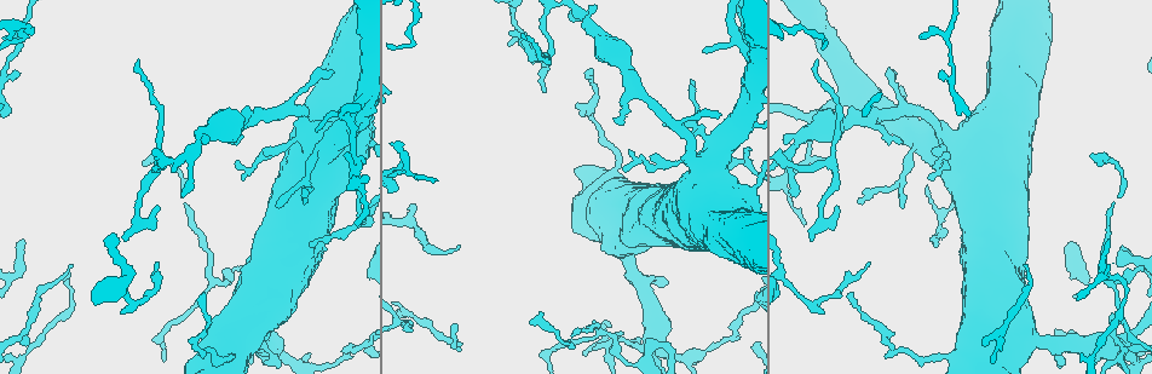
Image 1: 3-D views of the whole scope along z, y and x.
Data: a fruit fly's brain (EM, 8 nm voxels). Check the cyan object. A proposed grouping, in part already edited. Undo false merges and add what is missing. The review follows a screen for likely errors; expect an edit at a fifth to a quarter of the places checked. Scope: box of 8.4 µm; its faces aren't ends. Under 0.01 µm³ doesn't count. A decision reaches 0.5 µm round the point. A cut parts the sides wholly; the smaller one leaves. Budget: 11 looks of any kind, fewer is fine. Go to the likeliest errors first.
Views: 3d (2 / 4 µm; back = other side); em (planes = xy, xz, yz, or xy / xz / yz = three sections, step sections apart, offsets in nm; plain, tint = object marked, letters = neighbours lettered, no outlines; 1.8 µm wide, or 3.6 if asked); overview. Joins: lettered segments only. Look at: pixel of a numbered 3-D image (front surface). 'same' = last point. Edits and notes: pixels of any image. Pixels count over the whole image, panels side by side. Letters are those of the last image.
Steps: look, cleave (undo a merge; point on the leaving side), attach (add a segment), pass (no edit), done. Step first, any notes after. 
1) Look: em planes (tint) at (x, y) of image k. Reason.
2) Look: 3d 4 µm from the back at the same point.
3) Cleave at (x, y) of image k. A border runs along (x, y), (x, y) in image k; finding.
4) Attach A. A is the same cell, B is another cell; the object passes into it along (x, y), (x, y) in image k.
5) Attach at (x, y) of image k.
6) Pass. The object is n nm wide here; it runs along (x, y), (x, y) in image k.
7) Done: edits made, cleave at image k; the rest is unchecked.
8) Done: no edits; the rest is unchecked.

Look: 3d 4 µm at (609, 343) of image 1. Abrupt turn.

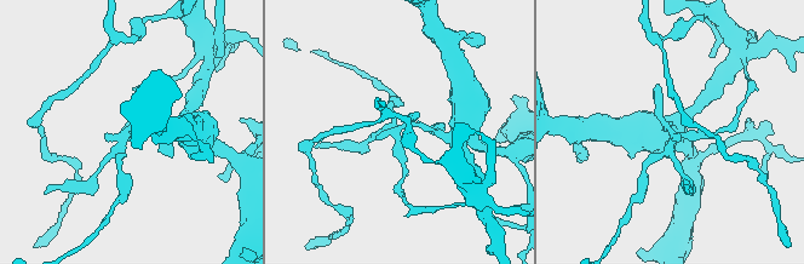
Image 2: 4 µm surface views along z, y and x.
Look: em planes (plain) at (126, 129) of image 2. Shape alone is not enough.

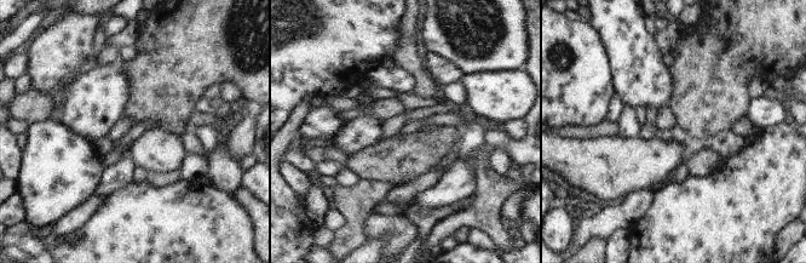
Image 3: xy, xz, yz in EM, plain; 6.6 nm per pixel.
Look: em planes (letters) at the same point.

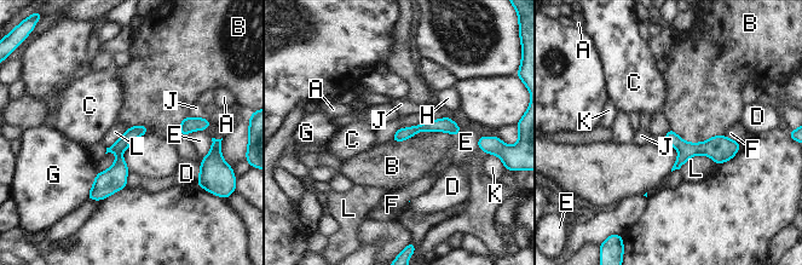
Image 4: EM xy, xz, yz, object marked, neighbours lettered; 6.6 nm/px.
Cleave at (719, 148) of image 4. The object is 80 nm wide here; A, B, C, D, E, F, G, H, J, K and L are other cells; a border runs along (685, 142), (678, 148) in image 4; two cells meet here.

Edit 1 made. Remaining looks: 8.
Look: 3d 2 µm from the back at (823, 157) of image 1. Branch stops here.

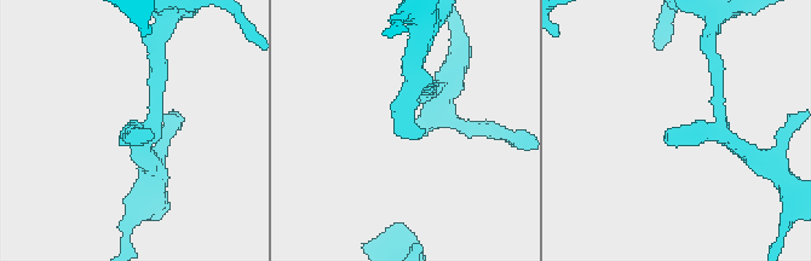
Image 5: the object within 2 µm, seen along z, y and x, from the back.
Look: em planes (letters) at (425, 130) of image 5. Shape alone is not enough.

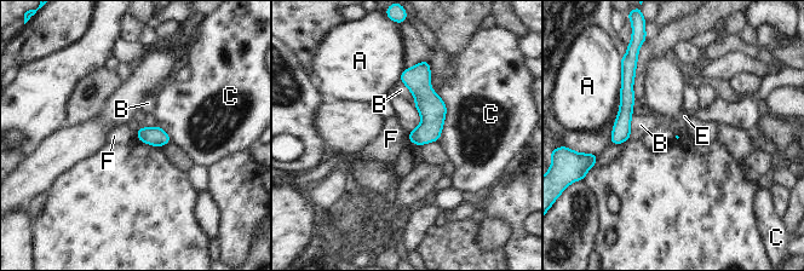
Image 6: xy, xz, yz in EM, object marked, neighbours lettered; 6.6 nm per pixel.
Pass. A, B, C, E and F are other cells; it runs along (425, 65), (428, 130), (419, 142) in image 6; no lettered segment goes on from it.

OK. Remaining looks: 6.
Look: em planes (letters) at (568, 16) of image 1. Branch stops here.

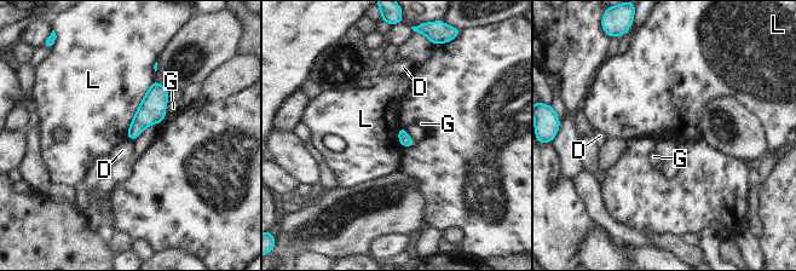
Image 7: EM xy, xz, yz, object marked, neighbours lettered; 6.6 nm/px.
Pass. D, G and L are other cells; a border runs along (154, 79), (136, 111), (126, 137) in image 7; none of them fits.

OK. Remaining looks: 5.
Look: em xz step 4 (tint) at (406, 164) of image 1. Abrupt turn.

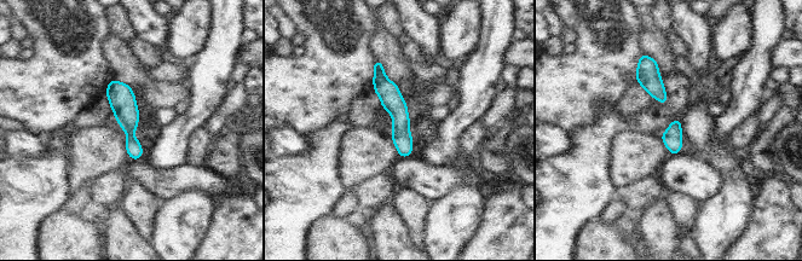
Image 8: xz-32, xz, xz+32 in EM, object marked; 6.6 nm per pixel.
Look: em planes (letters) at the same point. Cut it another way.

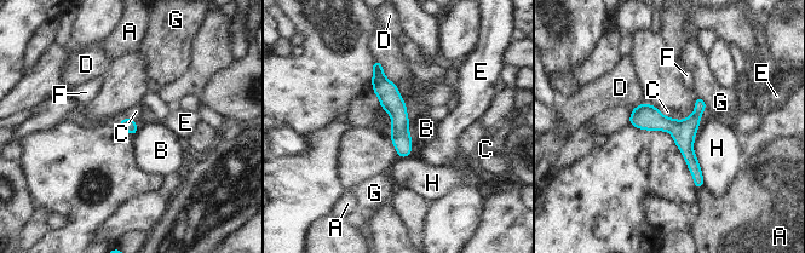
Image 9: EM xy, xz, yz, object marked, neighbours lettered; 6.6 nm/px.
Pass. The object is 90 nm wide here; A, B, C, D, E, F, G and H are other cells; a border runs along (657, 108), (663, 115), (674, 119) in image 9; all the same cell.

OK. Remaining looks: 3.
Look: em planes (letters) at (582, 112) of image 1. Abrupt turn.

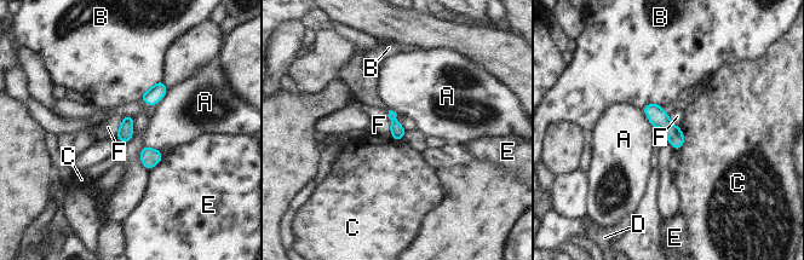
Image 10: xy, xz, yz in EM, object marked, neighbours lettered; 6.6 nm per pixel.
Pass. A, B, C, D, E and F are other cells; a border runs along (386, 115), (394, 138) in image 10; all the same cell.

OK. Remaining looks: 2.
Done: edits made, cleave at image 4; the rest is unchecked.

